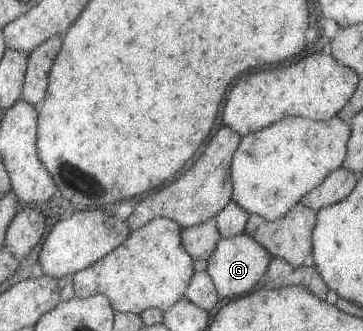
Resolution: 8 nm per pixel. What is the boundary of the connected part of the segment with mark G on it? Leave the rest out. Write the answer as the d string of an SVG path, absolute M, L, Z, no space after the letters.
M244 232L231 238L220 237L213 254L206 260L206 273L212 278L220 298L241 297L243 294L251 292L255 288L255 284L262 284L264 271L268 267L271 257L267 250Z

